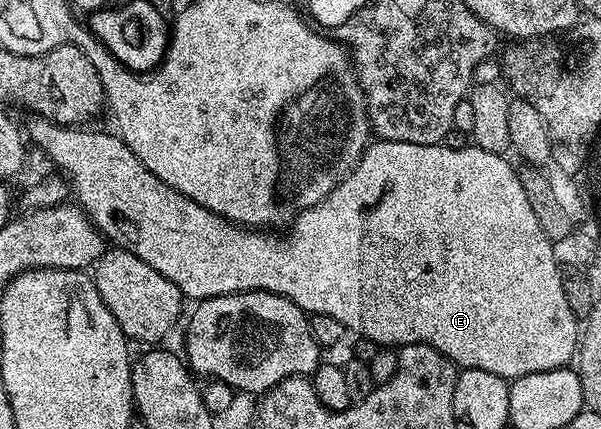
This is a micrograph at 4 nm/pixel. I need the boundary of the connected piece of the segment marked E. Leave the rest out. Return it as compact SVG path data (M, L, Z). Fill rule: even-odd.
M33 116L32 122L26 125L26 137L32 141L53 161L55 168L70 179L70 193L75 204L84 210L92 220L98 232L113 246L128 249L136 253L138 259L150 263L154 271L166 275L170 283L180 288L185 298L198 302L208 297L245 293L251 289L265 289L268 293L280 293L290 299L299 309L311 315L330 315L344 325L345 330L355 332L355 336L372 339L380 347L403 347L405 345L429 345L442 355L452 360L453 365L460 369L477 369L490 371L505 379L515 379L522 375L534 375L538 371L554 371L563 369L568 361L577 356L578 334L573 330L574 316L571 315L570 303L566 303L566 294L562 292L562 272L557 260L554 242L542 231L542 223L538 223L538 215L534 215L534 207L530 207L530 199L526 191L522 191L520 174L507 160L507 156L491 153L485 149L467 147L450 150L444 144L419 145L418 143L398 143L397 141L373 140L360 156L360 162L334 187L328 197L316 205L302 211L287 226L288 237L279 237L276 231L261 231L256 227L245 227L234 221L227 221L210 212L206 207L194 203L186 195L174 191L158 175L154 175L126 147L126 143L115 132L91 133L88 127L69 127L58 125L55 121L47 121L44 117Z

